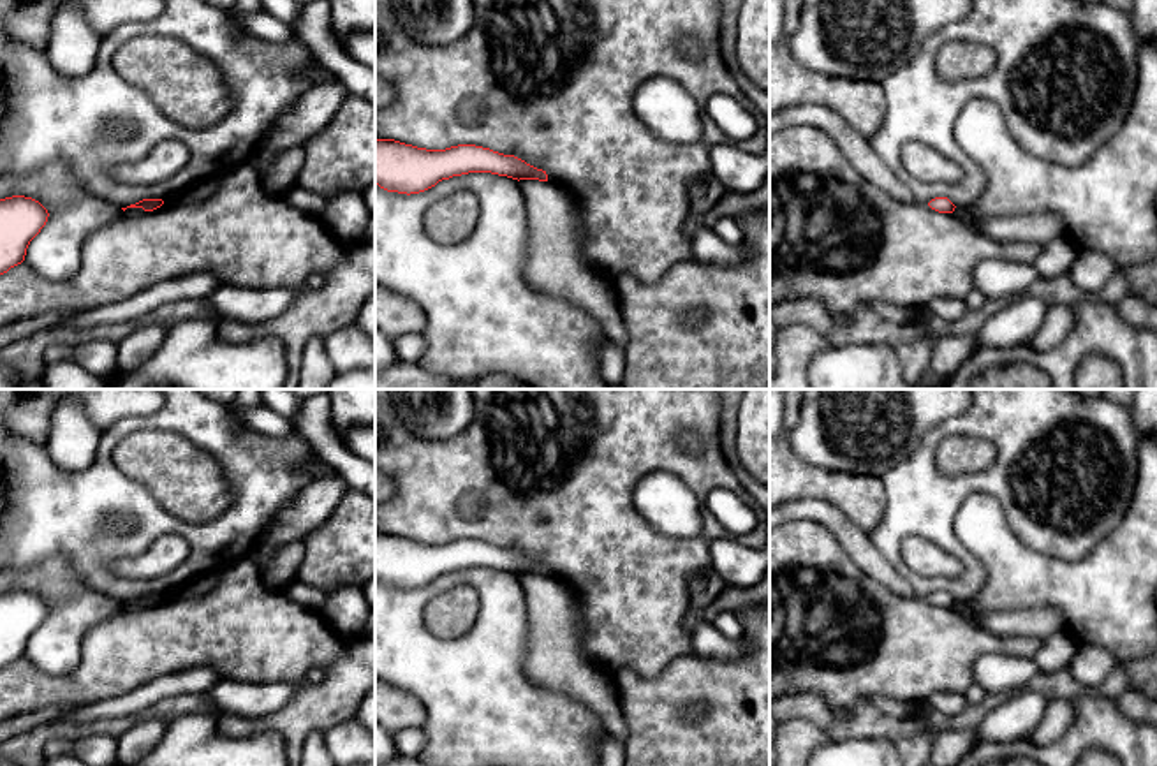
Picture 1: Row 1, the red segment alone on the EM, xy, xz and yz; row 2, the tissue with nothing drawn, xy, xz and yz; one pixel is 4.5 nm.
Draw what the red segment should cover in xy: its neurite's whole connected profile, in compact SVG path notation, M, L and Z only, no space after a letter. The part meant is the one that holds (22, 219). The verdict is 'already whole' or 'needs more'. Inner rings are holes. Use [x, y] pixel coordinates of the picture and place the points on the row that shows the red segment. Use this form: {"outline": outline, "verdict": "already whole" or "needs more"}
{"outline": "M32 197L0 199L0 275L25 261L30 241L46 225L48 217L48 210Z", "verdict": "already whole"}

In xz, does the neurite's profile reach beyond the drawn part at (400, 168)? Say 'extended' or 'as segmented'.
as segmented

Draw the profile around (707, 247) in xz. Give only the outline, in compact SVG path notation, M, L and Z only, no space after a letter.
M697 229L692 238L692 262L734 266L745 259L745 245L726 243L711 229Z

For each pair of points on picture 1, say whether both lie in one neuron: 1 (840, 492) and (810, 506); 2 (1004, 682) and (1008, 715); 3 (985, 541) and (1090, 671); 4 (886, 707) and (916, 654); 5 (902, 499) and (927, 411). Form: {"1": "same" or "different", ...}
{"1": "different", "2": "different", "3": "different", "4": "different", "5": "different"}

